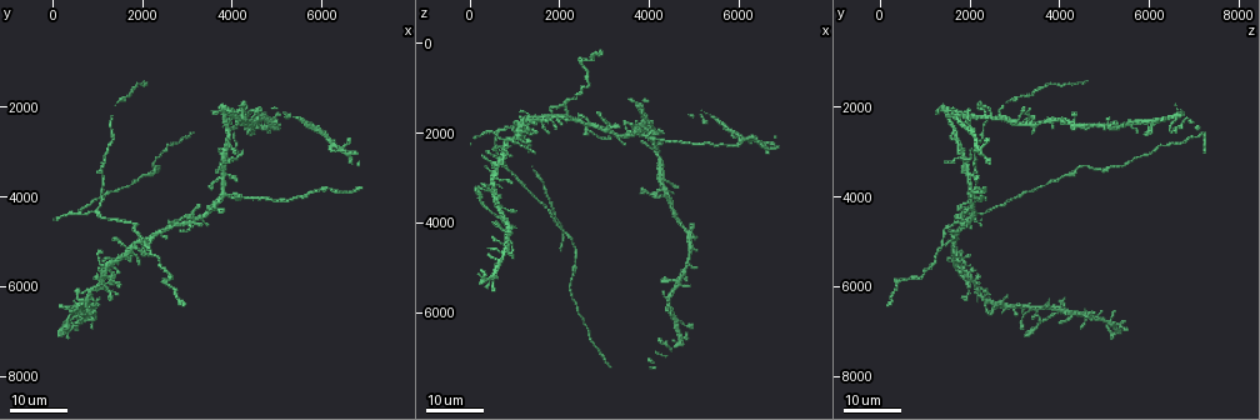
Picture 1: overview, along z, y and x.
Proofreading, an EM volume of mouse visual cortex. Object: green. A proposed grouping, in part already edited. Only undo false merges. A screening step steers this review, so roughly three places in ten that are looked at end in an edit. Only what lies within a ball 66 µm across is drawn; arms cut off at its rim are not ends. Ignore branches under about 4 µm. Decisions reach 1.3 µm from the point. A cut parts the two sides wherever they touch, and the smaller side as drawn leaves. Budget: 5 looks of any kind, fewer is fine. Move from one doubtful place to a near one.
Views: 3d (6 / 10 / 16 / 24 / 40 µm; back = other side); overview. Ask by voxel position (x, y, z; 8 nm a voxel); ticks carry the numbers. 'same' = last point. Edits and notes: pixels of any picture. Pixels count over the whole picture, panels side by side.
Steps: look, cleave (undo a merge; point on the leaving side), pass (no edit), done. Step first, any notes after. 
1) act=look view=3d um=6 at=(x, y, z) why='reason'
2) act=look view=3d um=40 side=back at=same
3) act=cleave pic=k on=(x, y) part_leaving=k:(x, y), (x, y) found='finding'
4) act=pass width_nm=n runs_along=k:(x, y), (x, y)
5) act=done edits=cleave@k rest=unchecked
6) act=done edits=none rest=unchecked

act=look view=3d um=24 at=(2100, 5100, 1350)

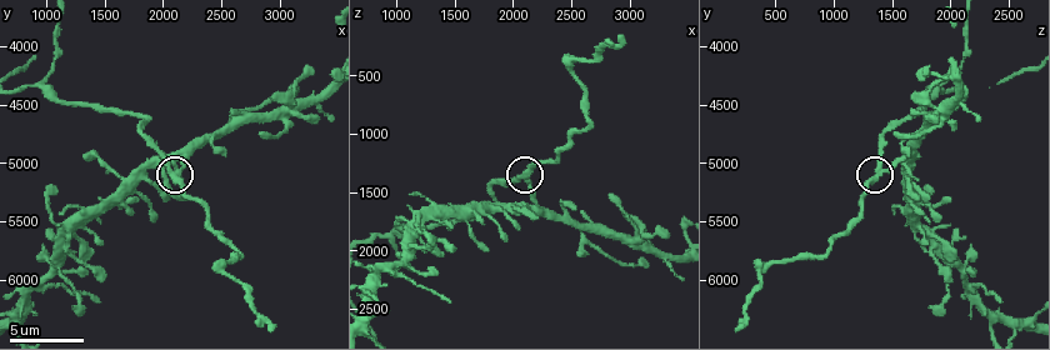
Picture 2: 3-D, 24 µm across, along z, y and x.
act=look view=3d um=6 at=(2080, 5100, 1360)

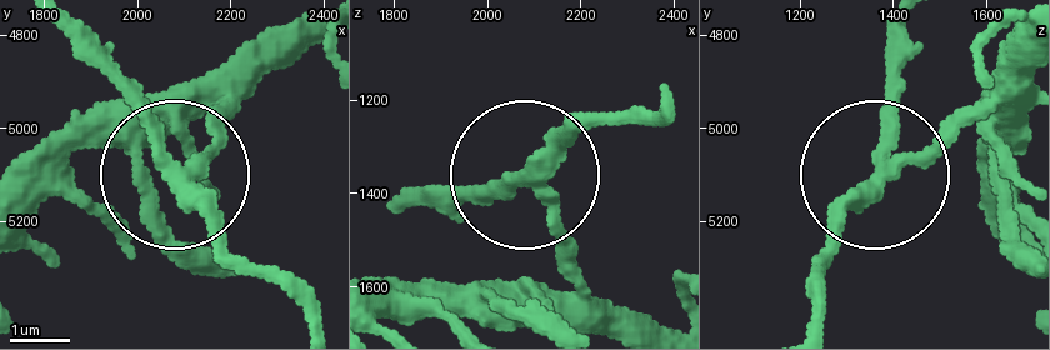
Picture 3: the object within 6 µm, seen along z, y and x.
act=pass width_nm=260 runs_along=3:(271, 53), (186, 173), (251, 273) found='continuous, no second neuron'

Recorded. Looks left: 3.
act=look view=3d um=10 at=(2620, 4640, 1820)

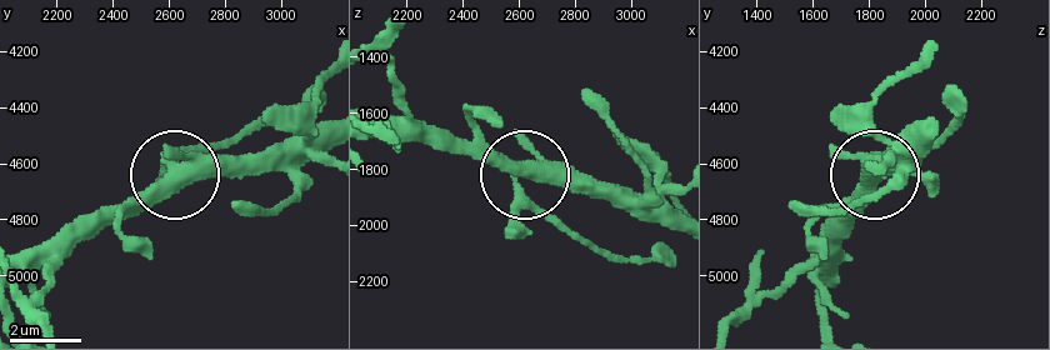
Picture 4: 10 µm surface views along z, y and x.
act=pass arms=4 found='all the same neuron'

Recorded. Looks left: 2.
act=look view=3d um=10 at=(960, 4340, 1900) why='three-way junction'

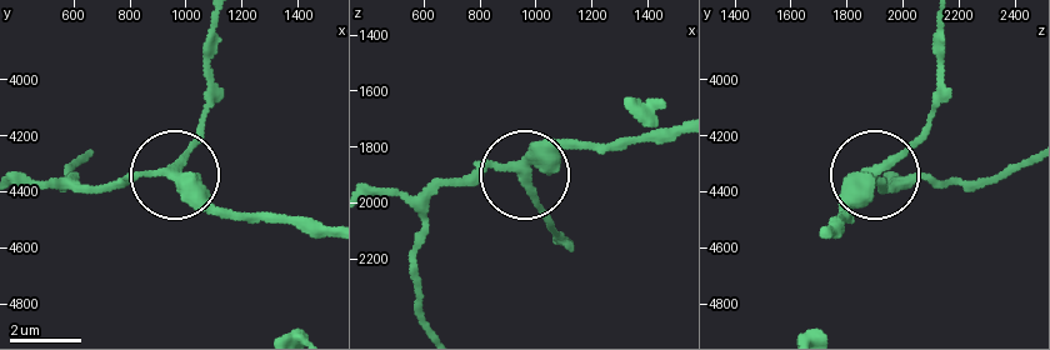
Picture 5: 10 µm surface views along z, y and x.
act=pass side_arm_um=43 runs_along=5:(323, 231), (215, 213), (179, 180), (173, 163), (211, 111) found='one neuron here'

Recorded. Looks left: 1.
act=done edits=none rest=unchecked

